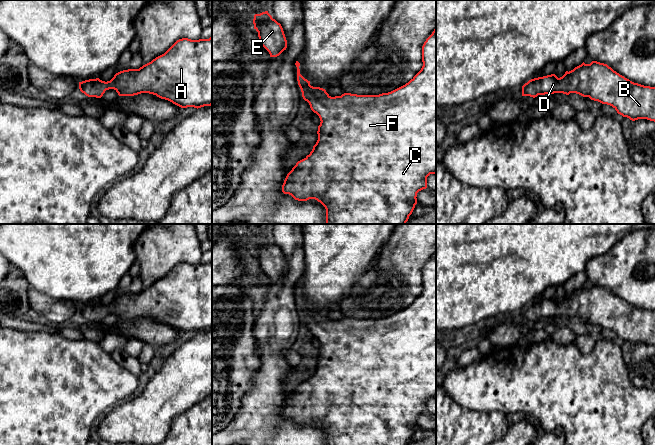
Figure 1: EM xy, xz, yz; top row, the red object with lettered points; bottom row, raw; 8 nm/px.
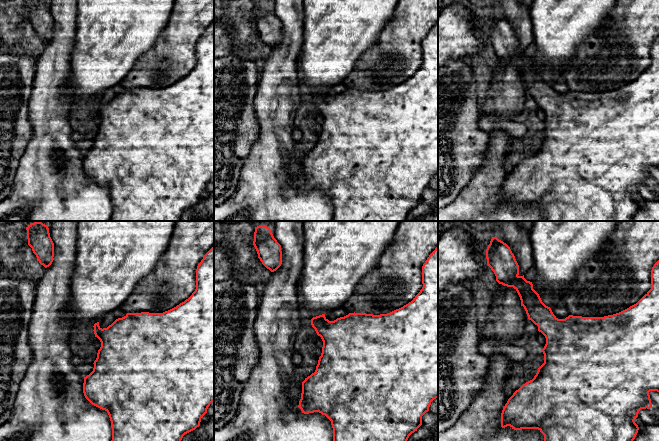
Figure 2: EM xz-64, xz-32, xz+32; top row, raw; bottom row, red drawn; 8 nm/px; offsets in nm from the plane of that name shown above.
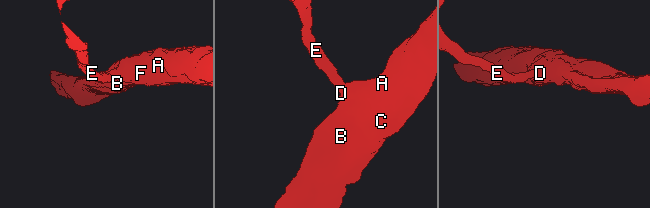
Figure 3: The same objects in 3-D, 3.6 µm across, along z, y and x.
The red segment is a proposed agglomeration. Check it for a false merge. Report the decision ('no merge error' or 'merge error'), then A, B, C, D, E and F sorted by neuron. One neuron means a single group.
no merge error | A B C D E F

